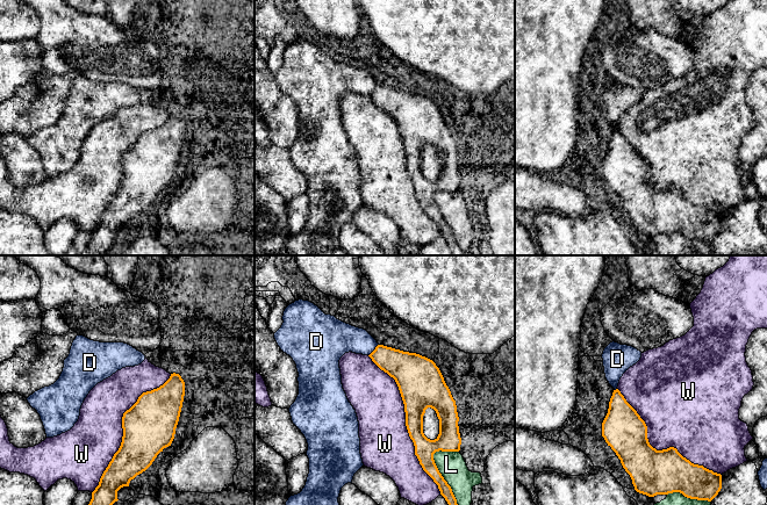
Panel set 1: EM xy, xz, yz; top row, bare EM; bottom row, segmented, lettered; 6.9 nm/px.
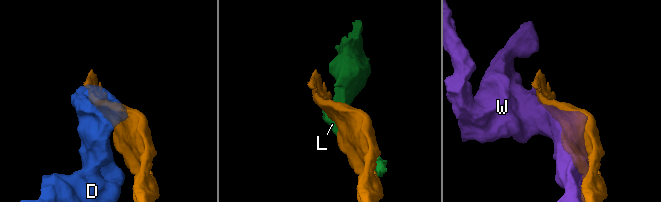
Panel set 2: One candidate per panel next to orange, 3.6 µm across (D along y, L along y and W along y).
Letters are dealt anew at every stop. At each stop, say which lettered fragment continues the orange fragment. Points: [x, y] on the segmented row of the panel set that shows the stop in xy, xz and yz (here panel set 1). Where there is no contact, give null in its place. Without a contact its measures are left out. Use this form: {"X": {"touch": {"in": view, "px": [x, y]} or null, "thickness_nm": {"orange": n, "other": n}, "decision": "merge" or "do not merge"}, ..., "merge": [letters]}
{"D": {"touch": {"in": "xz", "px": [374, 350]}, "thickness_nm": {"orange": 220, "other": 220}, "decision": "do not merge"}, "L": {"touch": {"in": "xz", "px": [443, 477]}, "thickness_nm": {"orange": 140, "other": 190}, "decision": "do not merge"}, "W": {"touch": {"in": "xz", "px": [406, 424]}, "thickness_nm": {"orange": 260, "other": 360}, "decision": "do not merge"}, "merge": []}

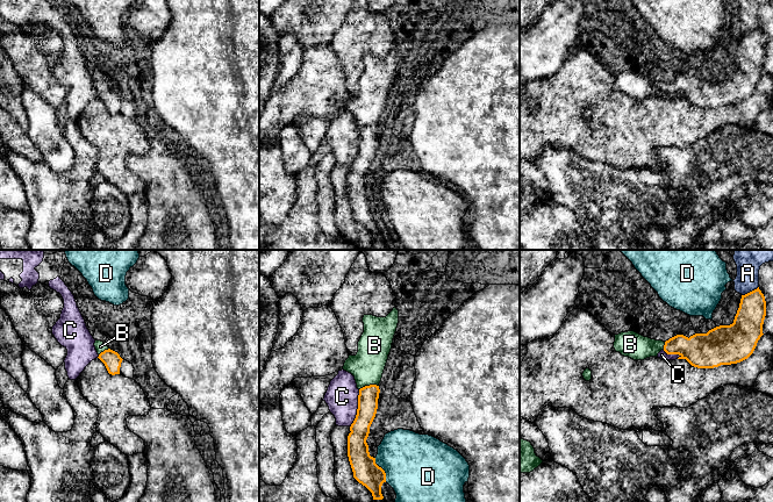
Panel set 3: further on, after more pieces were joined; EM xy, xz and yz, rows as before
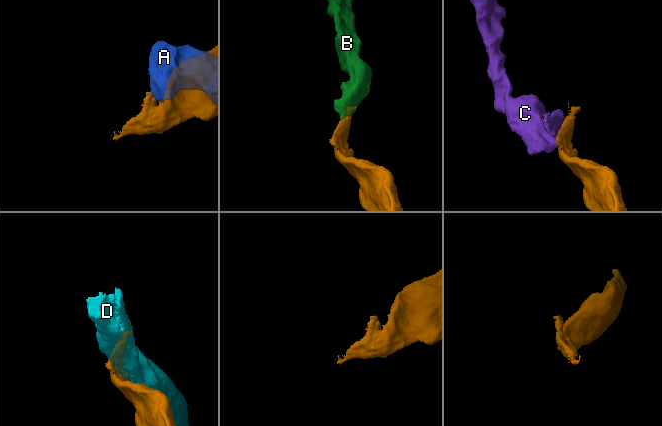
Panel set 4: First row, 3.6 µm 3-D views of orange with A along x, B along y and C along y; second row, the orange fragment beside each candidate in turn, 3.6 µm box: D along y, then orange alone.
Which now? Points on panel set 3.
{"A": {"touch": {"in": "yz", "px": [750, 292]}, "thickness_nm": {"orange": 200, "other": 220}, "decision": "do not merge"}, "B": {"touch": {"in": "xz", "px": [370, 385]}, "thickness_nm": {"orange": 140, "other": 220}, "decision": "merge"}, "C": {"touch": {"in": "xz", "px": [358, 408]}, "thickness_nm": {"orange": 140, "other": 220}, "decision": "do not merge"}, "D": {"touch": {"in": "xz", "px": [383, 470]}, "thickness_nm": {"orange": 180, "other": 460}, "decision": "do not merge"}, "merge": ["B"]}

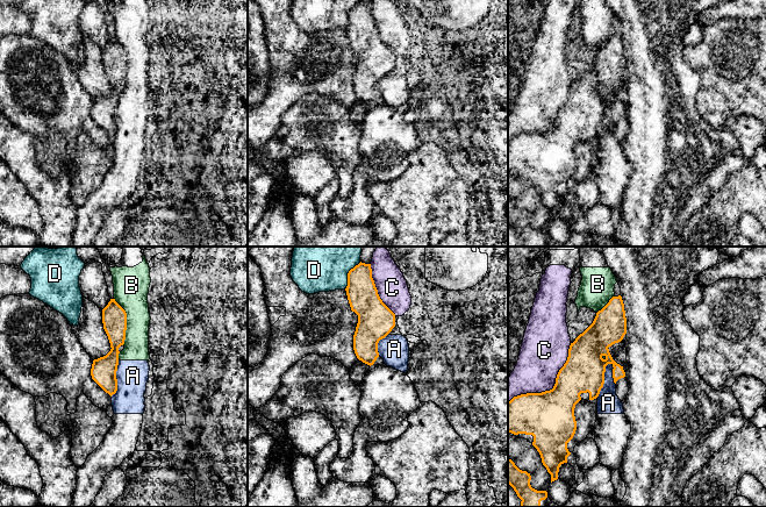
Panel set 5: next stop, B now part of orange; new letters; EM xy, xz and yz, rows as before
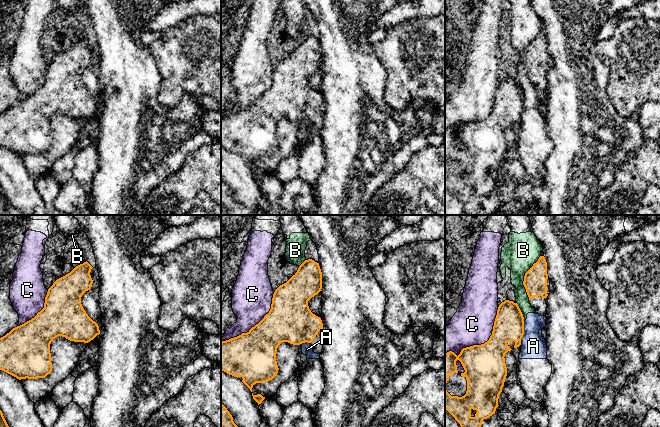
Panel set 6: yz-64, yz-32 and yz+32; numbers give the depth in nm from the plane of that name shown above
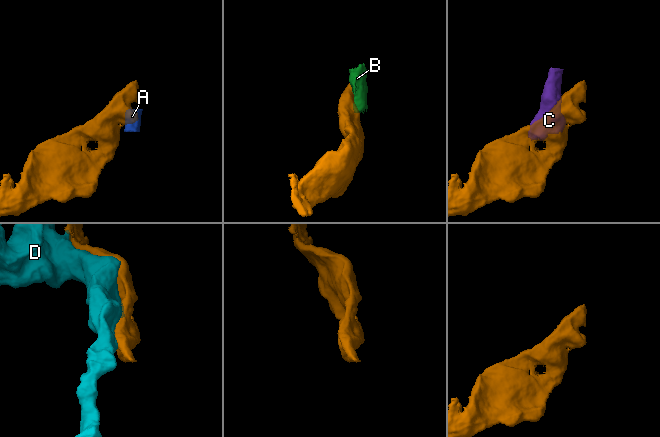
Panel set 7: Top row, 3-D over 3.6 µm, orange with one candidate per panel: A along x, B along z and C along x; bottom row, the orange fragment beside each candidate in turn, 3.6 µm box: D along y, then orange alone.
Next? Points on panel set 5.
{"A": {"touch": {"in": "yz", "px": [603, 379]}, "thickness_nm": {"orange": 280, "other": 160}, "decision": "do not merge"}, "B": {"touch": {"in": "xy", "px": [126, 321]}, "thickness_nm": {"orange": 180, "other": 240}, "decision": "do not merge"}, "C": {"touch": {"in": "yz", "px": [553, 387]}, "thickness_nm": {"orange": 360, "other": 320}, "decision": "do not merge"}, "D": {"touch": {"in": "xz", "px": [348, 275]}, "thickness_nm": {"orange": 220, "other": 440}, "decision": "do not merge"}, "merge": []}

